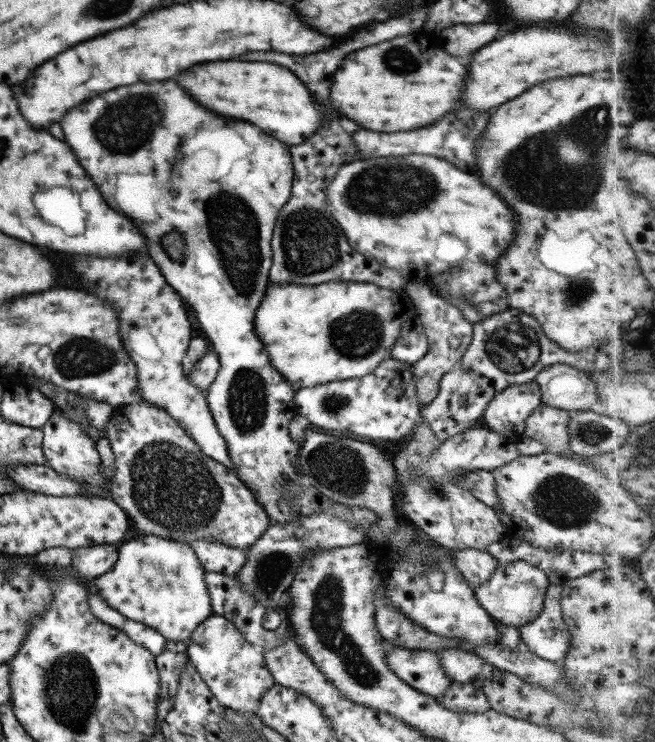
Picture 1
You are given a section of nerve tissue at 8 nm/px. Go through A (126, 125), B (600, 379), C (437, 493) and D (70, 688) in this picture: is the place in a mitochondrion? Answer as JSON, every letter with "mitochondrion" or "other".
{"A":"mitochondrion","B":"other","C":"mitochondrion","D":"mitochondrion"}

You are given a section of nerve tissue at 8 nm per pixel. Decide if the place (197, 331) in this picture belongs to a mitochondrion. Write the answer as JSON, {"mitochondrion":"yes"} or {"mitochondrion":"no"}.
{"mitochondrion":"no"}

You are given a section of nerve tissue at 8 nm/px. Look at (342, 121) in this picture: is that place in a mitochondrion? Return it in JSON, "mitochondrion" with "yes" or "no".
{"mitochondrion":"no"}

